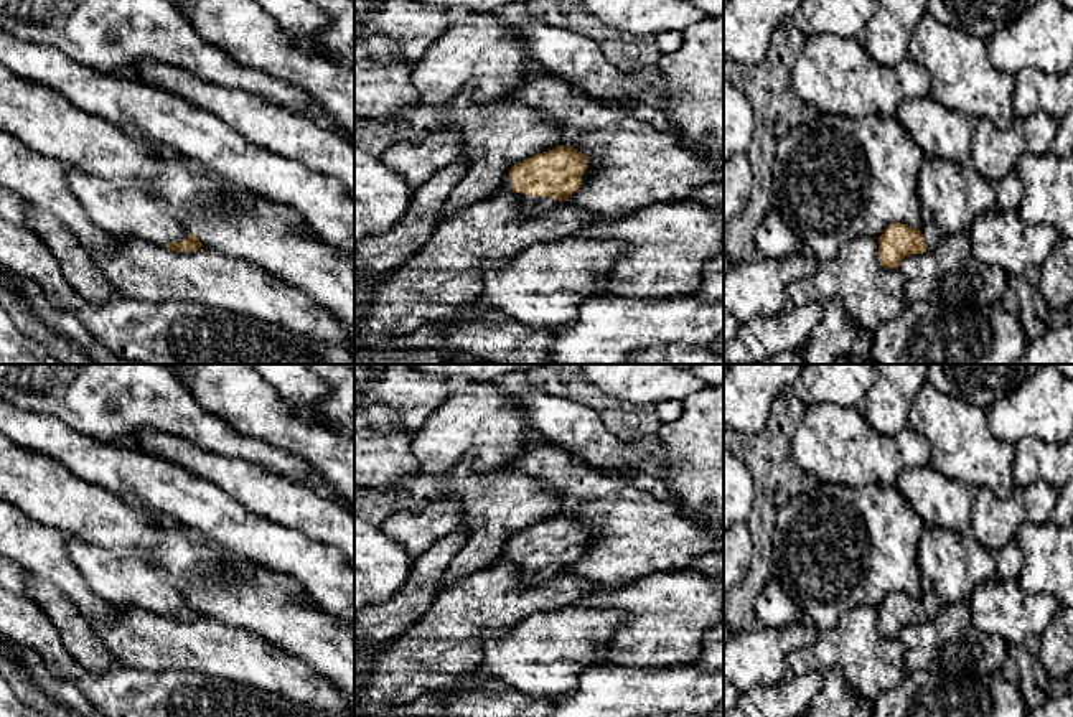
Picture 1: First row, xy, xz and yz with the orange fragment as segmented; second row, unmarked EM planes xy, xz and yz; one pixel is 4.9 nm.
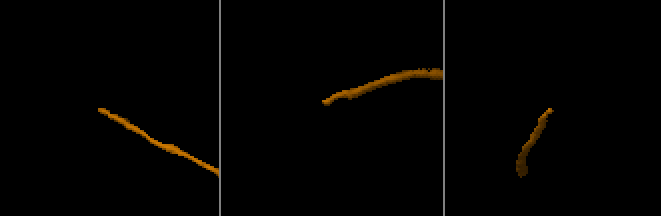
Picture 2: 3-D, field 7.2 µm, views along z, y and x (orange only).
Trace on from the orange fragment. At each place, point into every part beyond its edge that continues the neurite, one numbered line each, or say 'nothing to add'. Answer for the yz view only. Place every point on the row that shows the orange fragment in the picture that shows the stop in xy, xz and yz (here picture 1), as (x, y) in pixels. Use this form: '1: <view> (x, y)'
1: yz (930, 231)

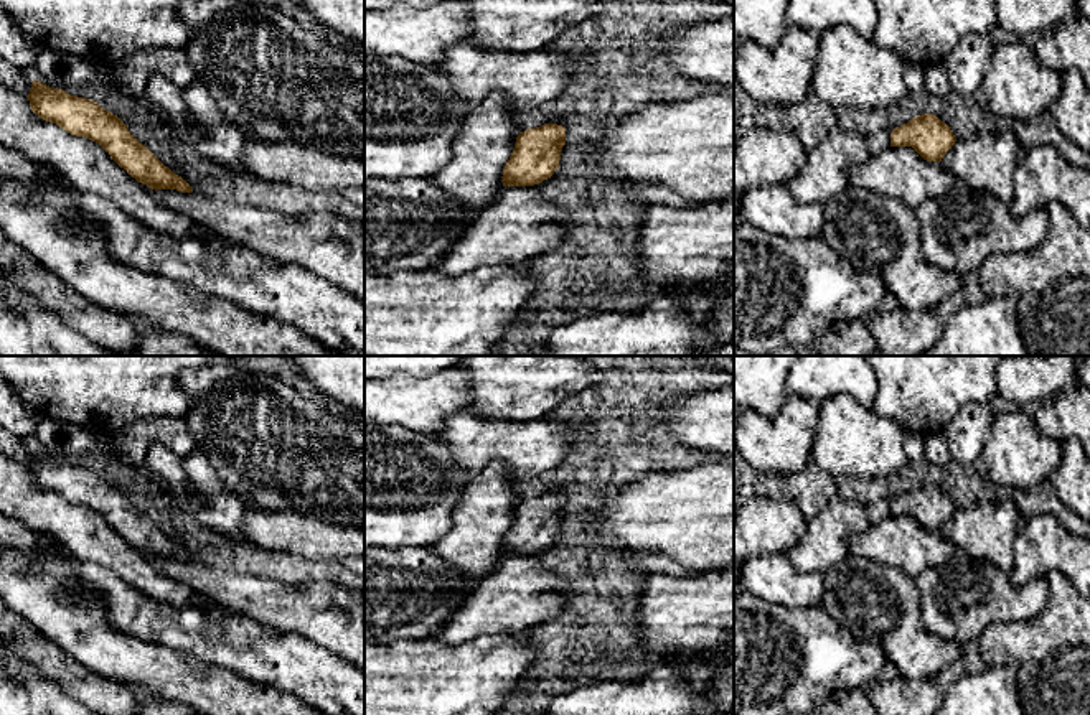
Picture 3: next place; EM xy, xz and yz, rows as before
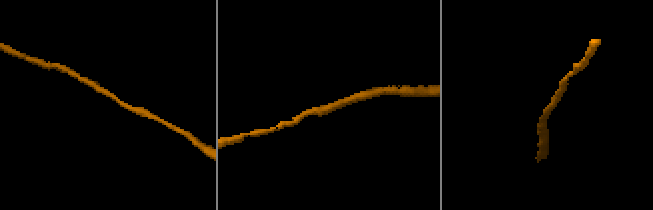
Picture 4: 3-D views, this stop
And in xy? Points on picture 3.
nothing to add

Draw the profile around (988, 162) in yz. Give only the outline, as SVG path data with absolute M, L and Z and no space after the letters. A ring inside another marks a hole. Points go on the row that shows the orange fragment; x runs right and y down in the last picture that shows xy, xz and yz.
M986 130L980 137L955 142L940 165L968 188L1011 204L1021 155L1022 150L1012 130Z

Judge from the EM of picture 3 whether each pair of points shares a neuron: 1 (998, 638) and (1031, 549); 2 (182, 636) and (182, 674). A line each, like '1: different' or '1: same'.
1: different
2: different

